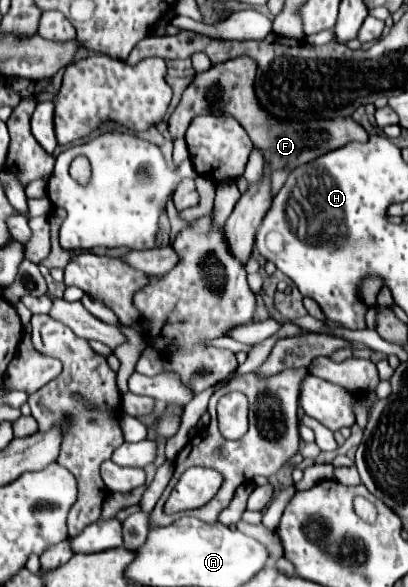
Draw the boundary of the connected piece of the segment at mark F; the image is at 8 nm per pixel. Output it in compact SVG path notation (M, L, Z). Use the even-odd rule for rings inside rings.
M250 57L228 59L224 63L212 65L208 71L198 73L194 81L188 85L188 89L184 91L176 111L172 113L168 121L170 135L174 139L184 137L186 127L190 125L190 119L194 119L194 115L202 115L202 113L234 115L234 119L238 119L242 127L248 131L252 143L262 151L264 159L270 161L272 171L282 169L282 167L288 167L292 171L294 167L304 165L350 141L366 143L368 133L352 117L342 117L334 121L314 119L310 123L274 123L274 119L266 119L258 103L254 103L254 75L256 75L256 63Z

